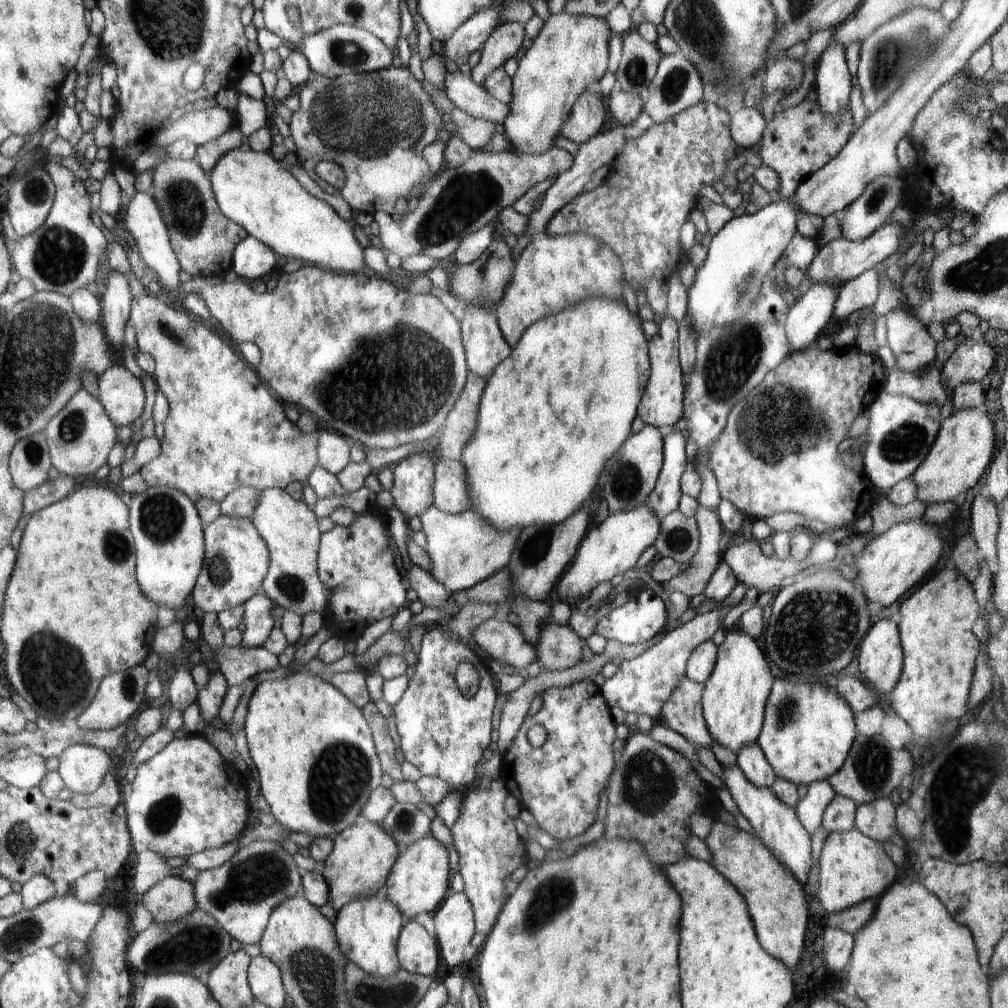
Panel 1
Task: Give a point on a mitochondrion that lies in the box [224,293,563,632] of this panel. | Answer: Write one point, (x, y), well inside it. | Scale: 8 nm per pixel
(389, 382)

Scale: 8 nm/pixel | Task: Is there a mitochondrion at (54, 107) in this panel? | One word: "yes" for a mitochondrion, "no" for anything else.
no

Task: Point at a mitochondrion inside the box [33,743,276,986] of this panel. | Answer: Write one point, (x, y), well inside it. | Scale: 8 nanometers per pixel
(199, 944)

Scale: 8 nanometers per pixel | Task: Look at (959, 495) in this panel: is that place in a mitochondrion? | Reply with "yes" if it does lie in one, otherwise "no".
no

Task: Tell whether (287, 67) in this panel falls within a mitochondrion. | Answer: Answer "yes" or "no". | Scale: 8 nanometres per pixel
no

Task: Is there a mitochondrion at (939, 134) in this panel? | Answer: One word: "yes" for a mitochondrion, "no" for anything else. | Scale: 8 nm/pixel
no

